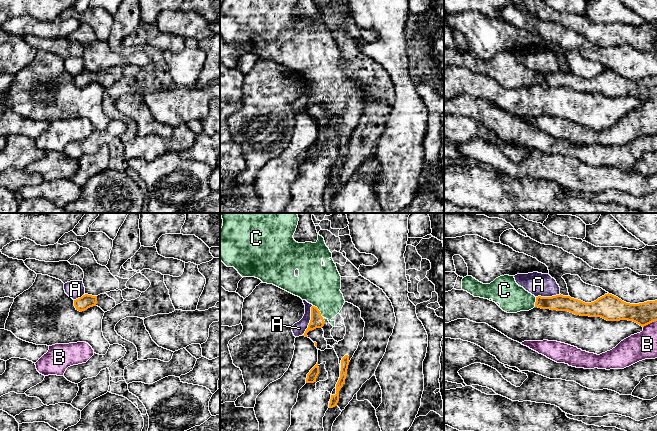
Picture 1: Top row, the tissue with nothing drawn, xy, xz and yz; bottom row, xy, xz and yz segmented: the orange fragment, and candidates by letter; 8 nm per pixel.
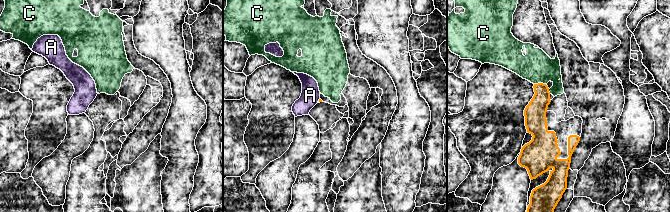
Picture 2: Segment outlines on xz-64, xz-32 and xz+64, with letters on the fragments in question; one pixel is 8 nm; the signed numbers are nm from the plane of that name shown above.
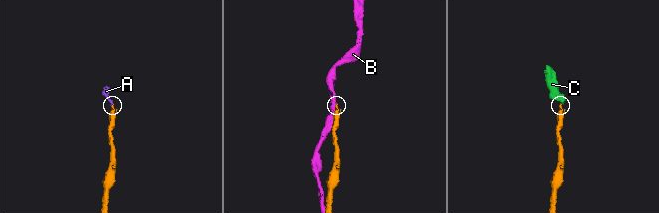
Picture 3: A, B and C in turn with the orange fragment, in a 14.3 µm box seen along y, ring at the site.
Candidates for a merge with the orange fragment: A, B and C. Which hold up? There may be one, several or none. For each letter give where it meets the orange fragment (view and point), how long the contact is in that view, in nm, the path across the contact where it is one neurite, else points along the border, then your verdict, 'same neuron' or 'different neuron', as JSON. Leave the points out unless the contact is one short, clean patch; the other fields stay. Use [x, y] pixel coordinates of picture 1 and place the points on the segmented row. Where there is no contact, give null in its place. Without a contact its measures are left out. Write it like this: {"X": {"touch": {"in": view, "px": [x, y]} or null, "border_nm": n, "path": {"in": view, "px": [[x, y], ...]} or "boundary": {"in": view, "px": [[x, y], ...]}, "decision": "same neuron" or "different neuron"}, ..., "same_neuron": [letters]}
{"A": {"touch": {"in": "xz", "px": [310, 320]}, "border_nm": 260, "boundary": {"in": "xz", "px": [[312, 305], [308, 327], [301, 335]]}, "decision": "different neuron"}, "B": {"touch": {"in": "yz", "px": [649, 323]}, "border_nm": 130, "decision": "different neuron"}, "C": {"touch": {"in": "xz", "px": [319, 311]}, "border_nm": 130, "path": {"in": "xz", "px": [[317, 321], [319, 311], [319, 285]]}, "decision": "same neuron"}, "same_neuron": ["C"]}

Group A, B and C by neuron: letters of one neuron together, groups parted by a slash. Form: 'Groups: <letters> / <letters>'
Groups: A / B / C

